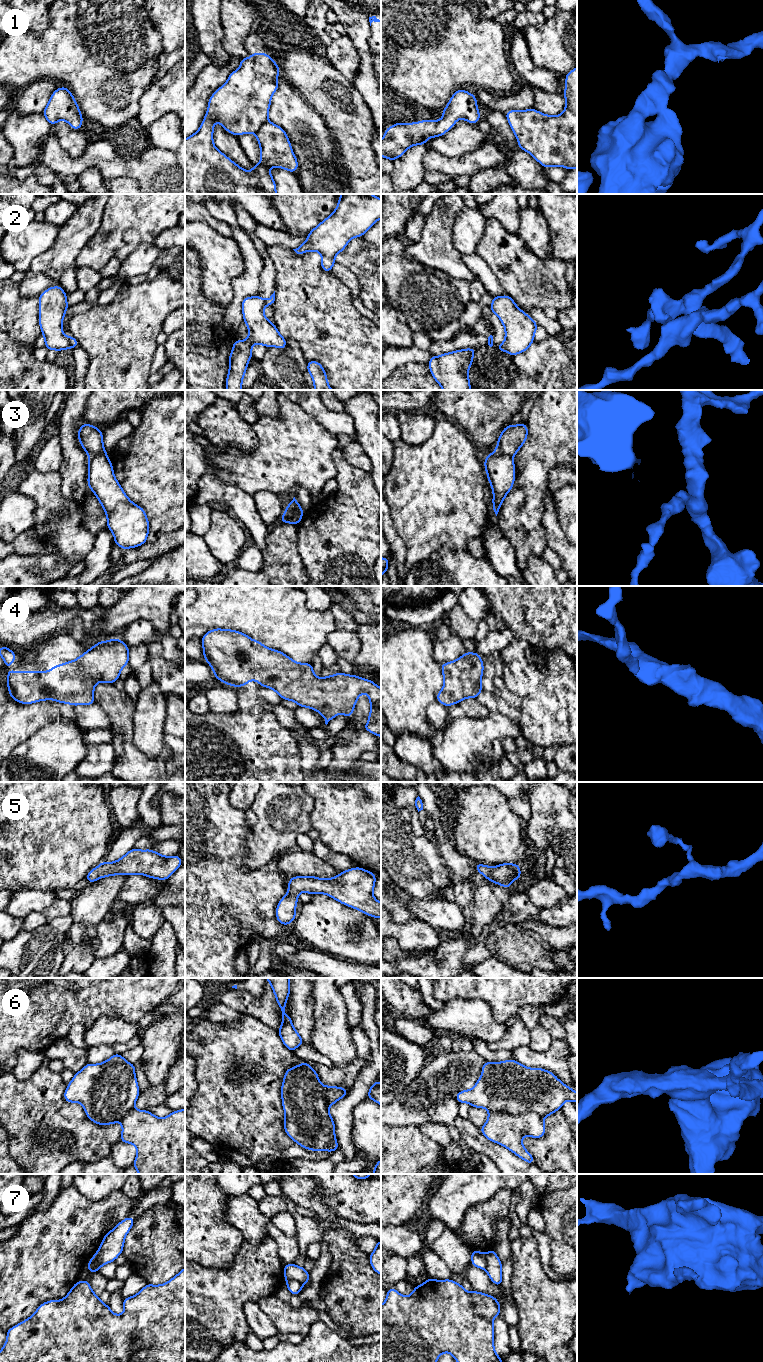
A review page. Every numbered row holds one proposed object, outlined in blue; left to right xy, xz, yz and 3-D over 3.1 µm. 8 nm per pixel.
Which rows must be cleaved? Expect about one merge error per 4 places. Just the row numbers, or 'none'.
2, 3, 6, 7

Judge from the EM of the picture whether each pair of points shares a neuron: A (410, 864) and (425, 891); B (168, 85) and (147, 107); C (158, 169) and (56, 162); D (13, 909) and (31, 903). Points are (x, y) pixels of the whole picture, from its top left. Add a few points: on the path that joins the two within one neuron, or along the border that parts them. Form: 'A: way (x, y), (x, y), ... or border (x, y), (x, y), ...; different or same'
A: way (417, 871), (423, 877), (425, 884); same
B: way (164, 90), (152, 102); same
C: way (133, 168), (113, 167), (108, 162), (81, 162); same
D: way (17, 907), (22, 903), (27, 903); same

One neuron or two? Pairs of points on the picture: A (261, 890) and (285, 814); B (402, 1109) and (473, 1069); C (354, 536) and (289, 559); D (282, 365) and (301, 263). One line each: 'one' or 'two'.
A: two
B: one
C: two
D: two

